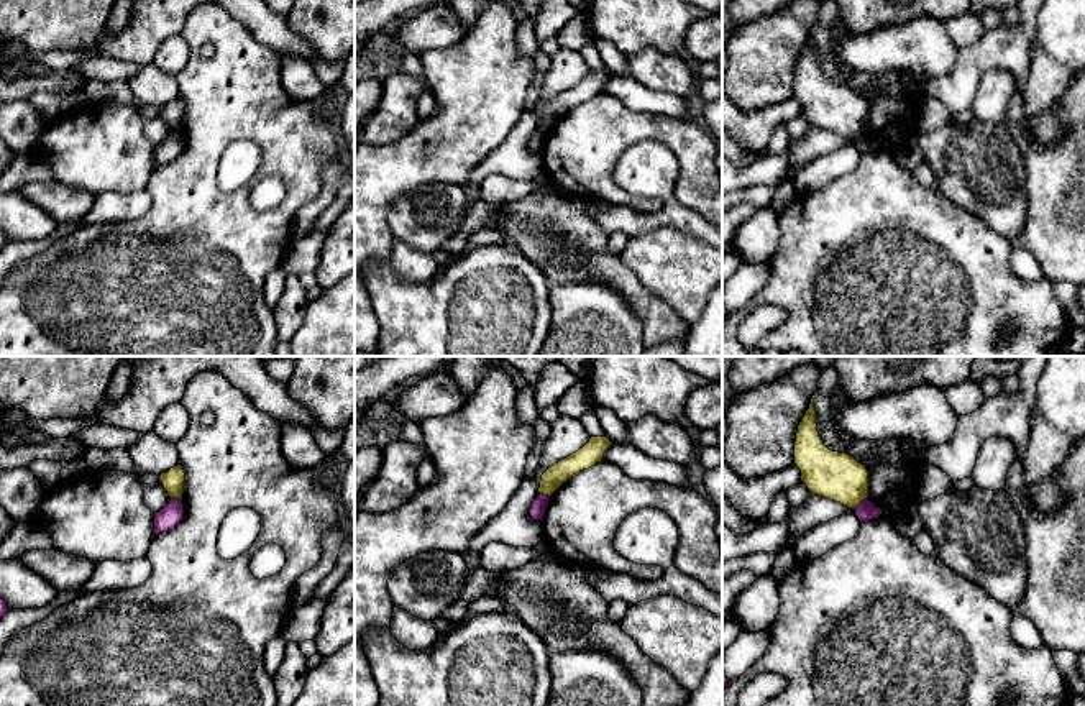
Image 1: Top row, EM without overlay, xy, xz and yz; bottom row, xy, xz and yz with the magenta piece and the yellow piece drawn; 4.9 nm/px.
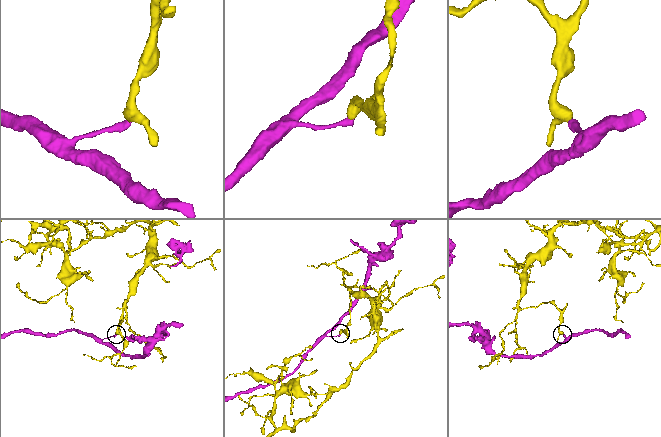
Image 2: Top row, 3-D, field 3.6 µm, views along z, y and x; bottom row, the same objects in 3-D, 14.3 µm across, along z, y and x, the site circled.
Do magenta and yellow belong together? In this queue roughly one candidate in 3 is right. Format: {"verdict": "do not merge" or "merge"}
{"verdict": "do not merge"}

